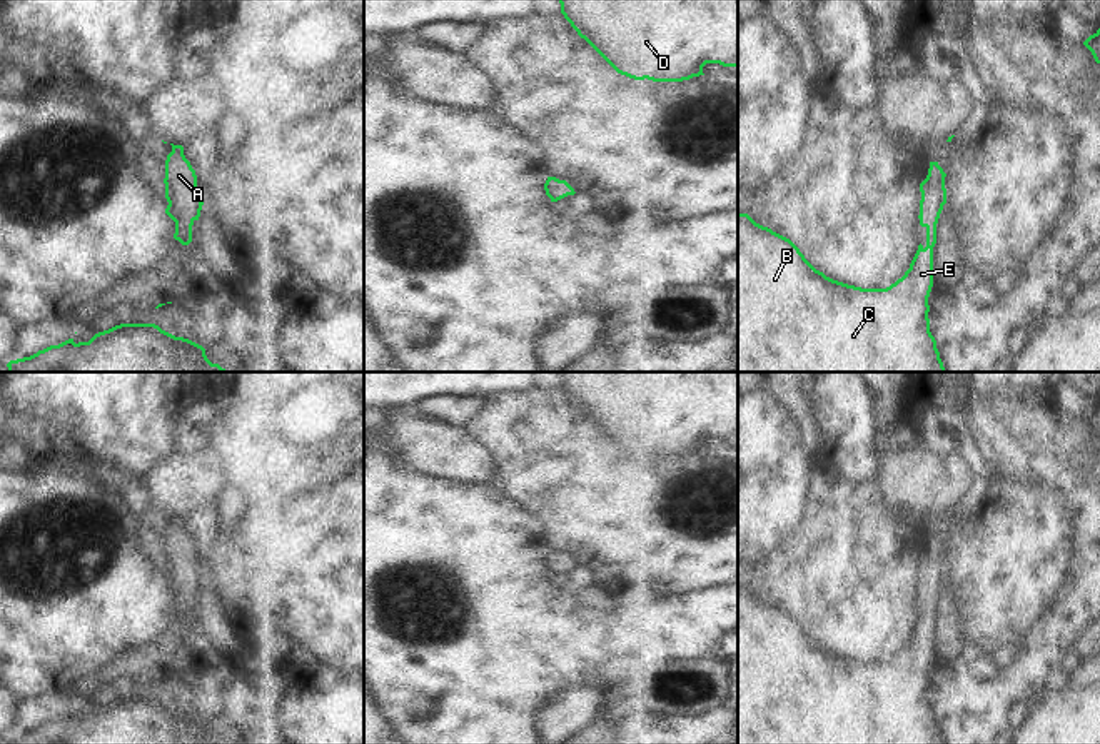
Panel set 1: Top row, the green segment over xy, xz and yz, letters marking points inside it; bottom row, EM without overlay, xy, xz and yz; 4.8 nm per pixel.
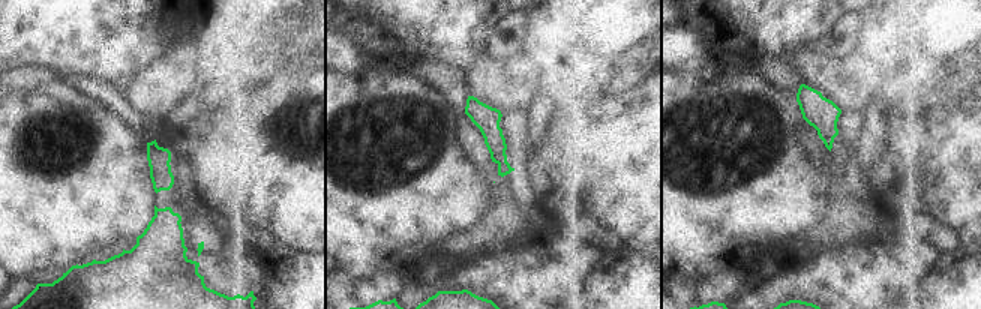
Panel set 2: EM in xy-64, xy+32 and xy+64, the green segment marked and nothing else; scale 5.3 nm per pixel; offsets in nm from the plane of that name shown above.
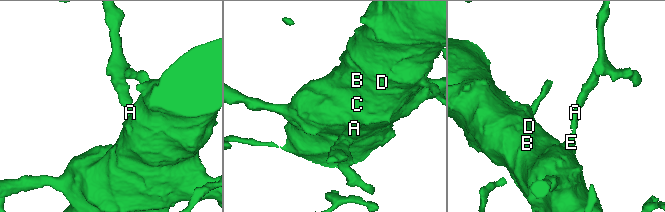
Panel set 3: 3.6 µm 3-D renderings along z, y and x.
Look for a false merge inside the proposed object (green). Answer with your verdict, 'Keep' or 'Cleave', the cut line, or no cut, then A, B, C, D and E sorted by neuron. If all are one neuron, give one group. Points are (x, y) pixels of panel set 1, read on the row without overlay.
Keep. No split. Groups: A B C D E

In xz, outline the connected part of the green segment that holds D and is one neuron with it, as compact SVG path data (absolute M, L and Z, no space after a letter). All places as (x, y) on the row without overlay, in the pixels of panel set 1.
M558 372L561 377L561 387L618 447L634 454L653 455L683 455L693 450L704 449L703 440L706 437L719 437L723 440L738 440L738 372Z

